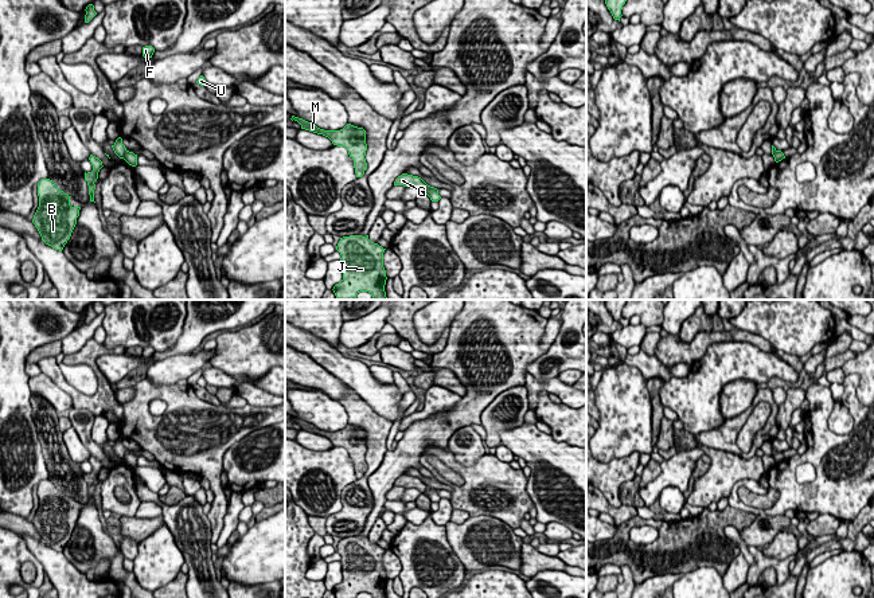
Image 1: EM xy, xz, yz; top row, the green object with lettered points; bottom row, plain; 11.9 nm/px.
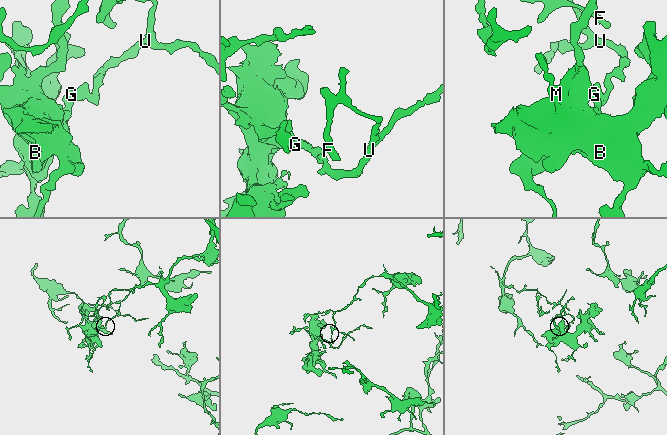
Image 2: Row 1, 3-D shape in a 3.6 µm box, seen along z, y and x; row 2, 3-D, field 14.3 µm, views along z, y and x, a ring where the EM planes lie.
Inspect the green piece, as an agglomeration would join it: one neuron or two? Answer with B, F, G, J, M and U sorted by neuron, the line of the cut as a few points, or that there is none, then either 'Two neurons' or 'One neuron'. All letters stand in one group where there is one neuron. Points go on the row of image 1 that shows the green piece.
Groups: B G J M / F U. Split along xy (127, 151), (121, 157). Two neurons

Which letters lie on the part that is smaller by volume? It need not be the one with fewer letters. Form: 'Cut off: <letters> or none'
Cut off: B, G, J, M

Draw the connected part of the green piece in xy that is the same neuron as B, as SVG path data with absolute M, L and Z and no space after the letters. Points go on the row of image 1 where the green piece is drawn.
M50 179L38 183L38 196L39 207L32 223L46 245L62 251L77 224L81 207L71 207L71 196L61 191Z

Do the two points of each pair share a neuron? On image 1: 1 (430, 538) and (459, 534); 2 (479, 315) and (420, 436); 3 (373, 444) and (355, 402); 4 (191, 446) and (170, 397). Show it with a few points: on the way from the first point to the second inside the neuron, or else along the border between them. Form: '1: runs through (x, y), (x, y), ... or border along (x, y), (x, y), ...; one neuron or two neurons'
1: border along (444, 526), (447, 540), (461, 562); two neurons
2: runs through (504, 348), (512, 374), (459, 417); one neuron
3: runs through (373, 433), (373, 425), (361, 413); one neuron
4: runs through (191, 434), (186, 413), (182, 409); one neuron

